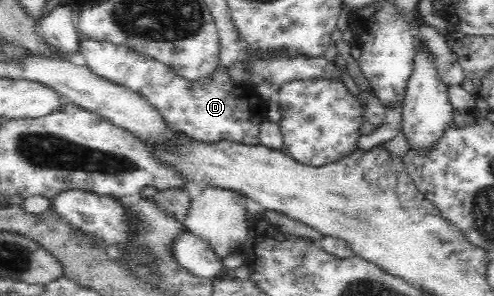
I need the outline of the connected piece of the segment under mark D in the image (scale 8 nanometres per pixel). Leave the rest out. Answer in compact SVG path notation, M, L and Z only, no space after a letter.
M81 37L80 53L86 60L85 66L94 75L121 85L145 99L159 114L164 124L174 133L186 134L200 141L233 141L239 144L258 145L259 130L265 117L267 100L259 96L249 85L235 84L230 78L227 67L218 62L215 68L205 76L188 81L172 68L146 54L138 53L128 46L114 45L107 41L94 41Z

